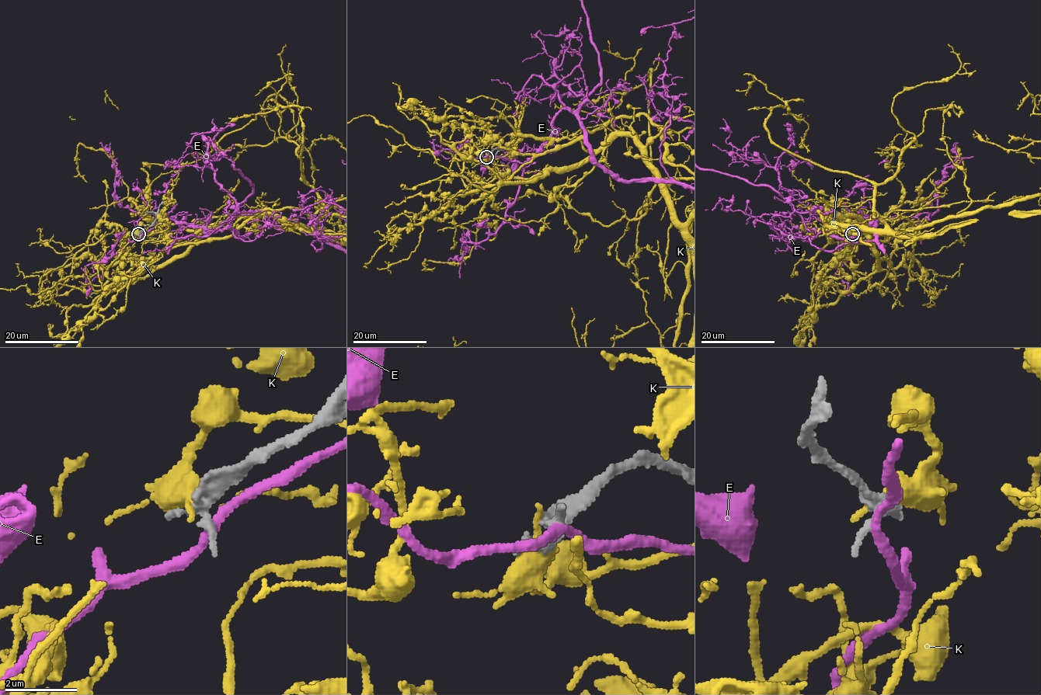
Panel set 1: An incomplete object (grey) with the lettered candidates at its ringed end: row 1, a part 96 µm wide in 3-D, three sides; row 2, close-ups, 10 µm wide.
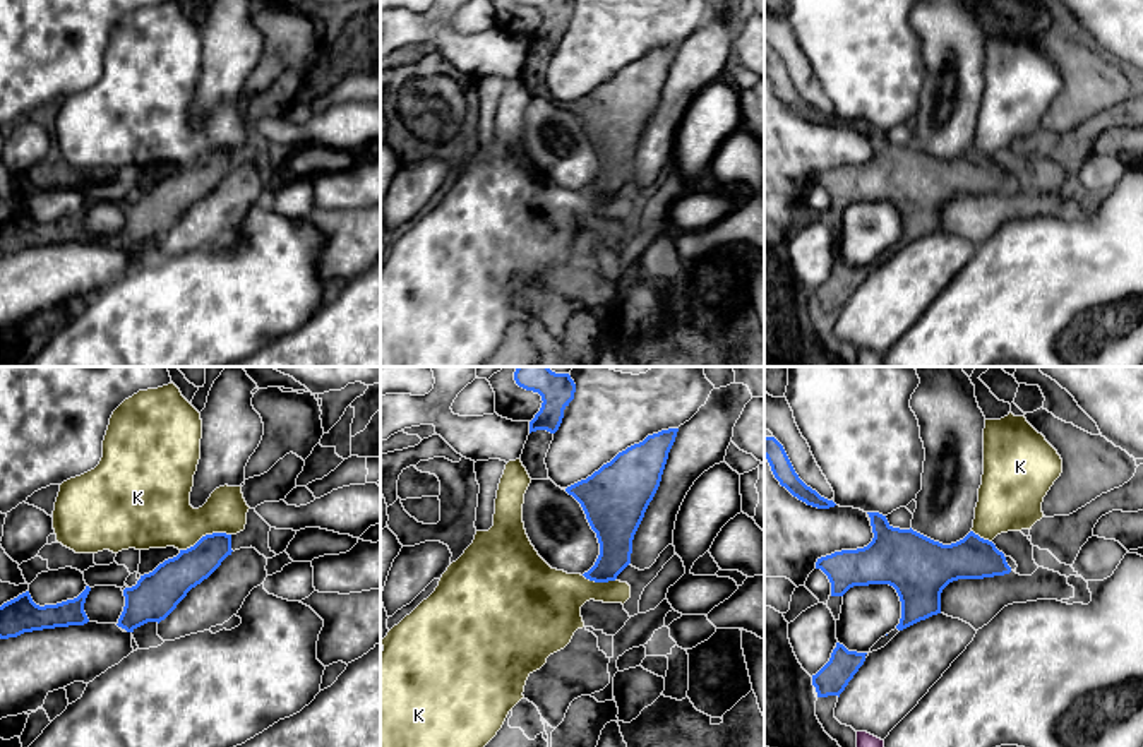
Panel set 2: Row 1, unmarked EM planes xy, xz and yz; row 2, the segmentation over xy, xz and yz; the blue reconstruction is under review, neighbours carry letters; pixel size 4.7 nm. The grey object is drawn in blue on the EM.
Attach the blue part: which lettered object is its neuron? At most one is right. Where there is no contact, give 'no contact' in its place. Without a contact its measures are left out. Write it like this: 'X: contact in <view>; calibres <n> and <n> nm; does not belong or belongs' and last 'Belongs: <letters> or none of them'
E: no contact; does not belong
K: contact in xy; calibres 180 and 320 nm; does not belong
Belongs: none of them

